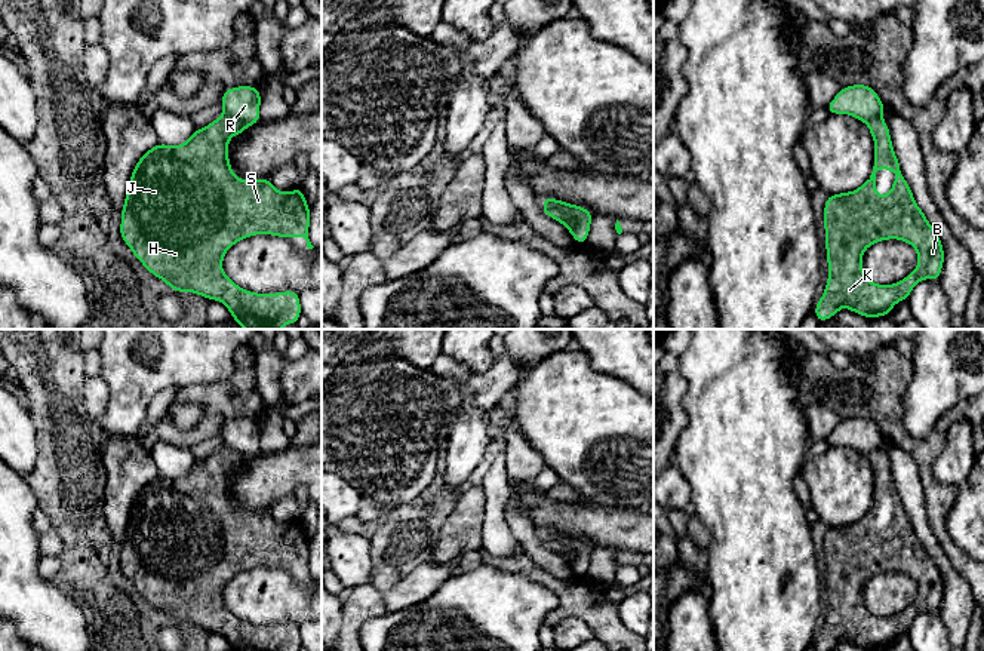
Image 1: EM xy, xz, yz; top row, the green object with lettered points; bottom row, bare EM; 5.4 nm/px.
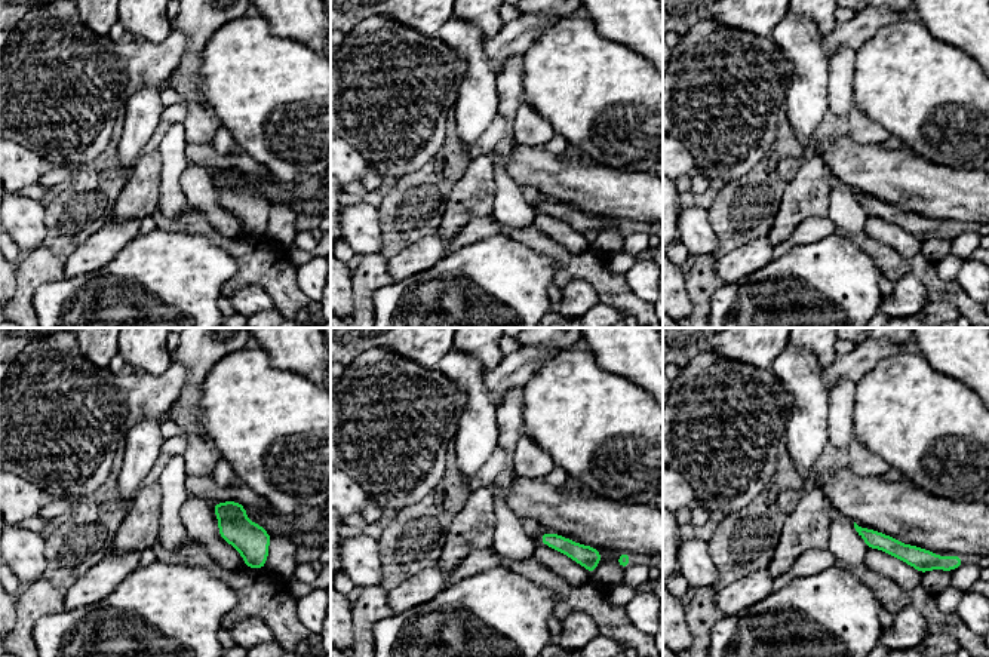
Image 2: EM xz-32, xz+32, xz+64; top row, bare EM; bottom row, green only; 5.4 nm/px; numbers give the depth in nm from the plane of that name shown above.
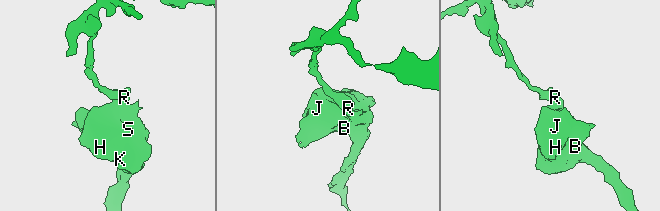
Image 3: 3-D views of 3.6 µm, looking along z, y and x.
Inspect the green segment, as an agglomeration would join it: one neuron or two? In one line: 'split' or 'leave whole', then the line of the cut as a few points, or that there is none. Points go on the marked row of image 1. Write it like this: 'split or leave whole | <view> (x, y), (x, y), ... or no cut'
split | xz (543, 203), (557, 208), (574, 221), (574, 226)

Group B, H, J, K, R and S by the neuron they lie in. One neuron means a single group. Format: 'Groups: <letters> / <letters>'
Groups: B H J K S / R

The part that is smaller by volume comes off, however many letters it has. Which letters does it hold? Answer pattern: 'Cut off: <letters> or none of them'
Cut off: B, H, J, K, S

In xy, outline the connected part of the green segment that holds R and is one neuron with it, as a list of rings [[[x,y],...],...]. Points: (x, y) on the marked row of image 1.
[[[255,86],[230,87],[222,93],[221,102],[224,114],[252,126],[261,120],[261,92]]]

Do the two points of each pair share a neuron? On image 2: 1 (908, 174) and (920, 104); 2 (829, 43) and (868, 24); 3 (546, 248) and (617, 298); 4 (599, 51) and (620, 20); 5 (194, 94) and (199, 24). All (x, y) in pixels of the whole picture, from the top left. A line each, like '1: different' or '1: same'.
1: different
2: same
3: same
4: different
5: same

